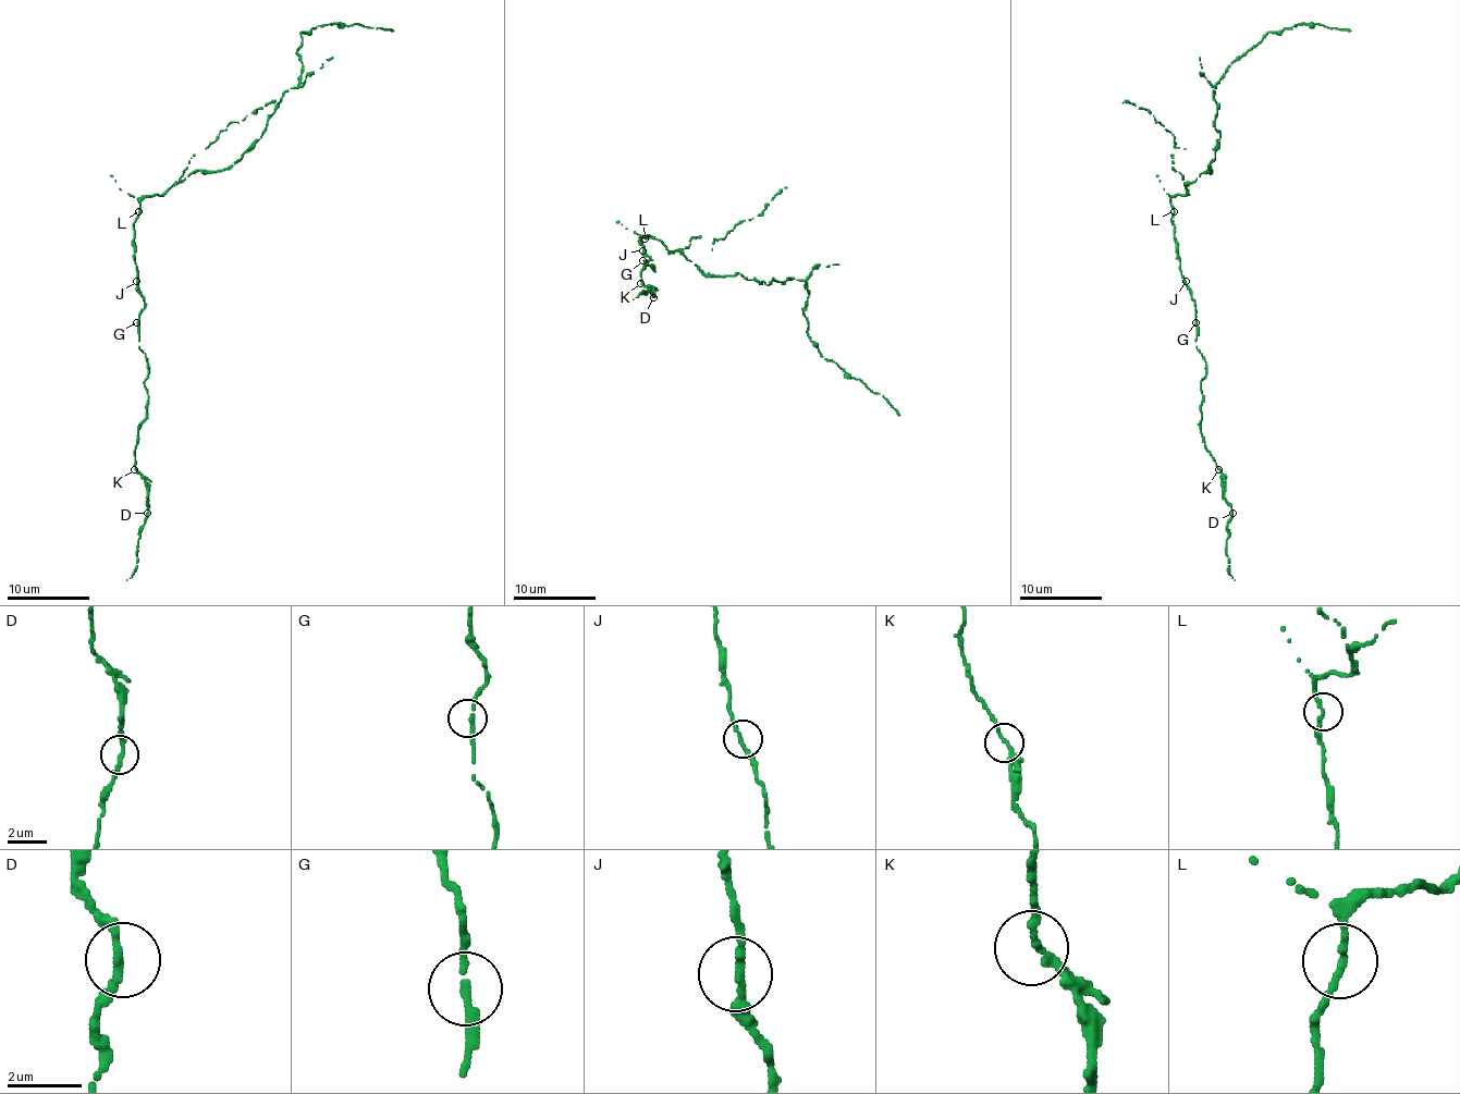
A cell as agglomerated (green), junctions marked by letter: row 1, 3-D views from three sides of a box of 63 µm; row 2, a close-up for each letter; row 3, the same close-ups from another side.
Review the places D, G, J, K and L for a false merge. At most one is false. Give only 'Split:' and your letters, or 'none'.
Split: L

